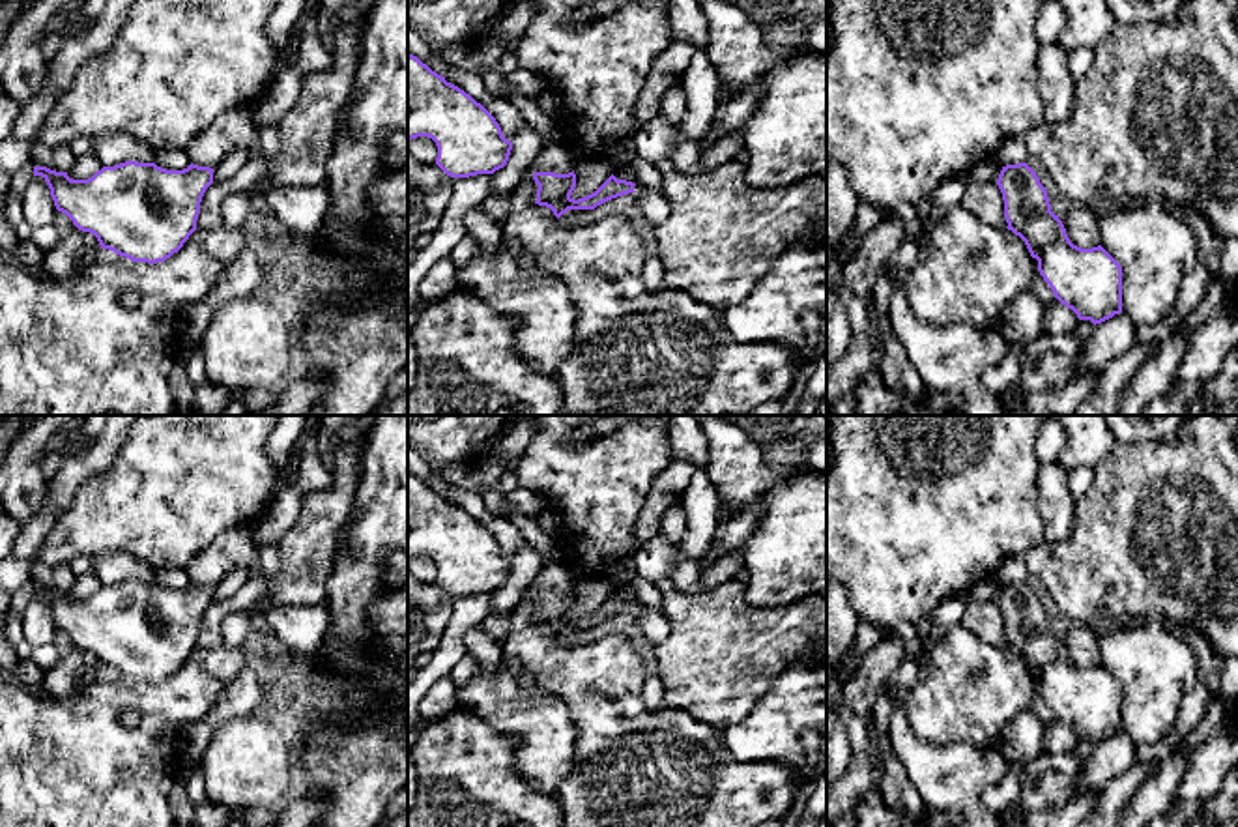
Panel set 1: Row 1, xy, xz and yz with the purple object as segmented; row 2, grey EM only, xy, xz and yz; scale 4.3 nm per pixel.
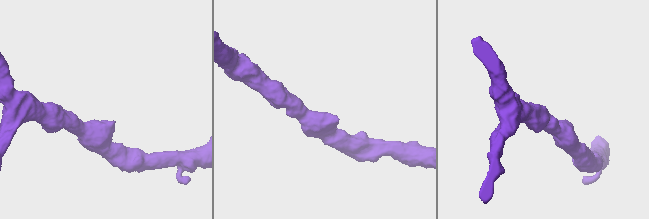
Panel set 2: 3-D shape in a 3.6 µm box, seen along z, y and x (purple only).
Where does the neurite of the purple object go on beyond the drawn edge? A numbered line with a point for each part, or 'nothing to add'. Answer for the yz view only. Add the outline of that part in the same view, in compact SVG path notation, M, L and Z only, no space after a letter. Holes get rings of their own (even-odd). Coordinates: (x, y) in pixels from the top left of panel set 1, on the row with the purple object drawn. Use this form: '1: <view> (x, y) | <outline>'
nothing to add

